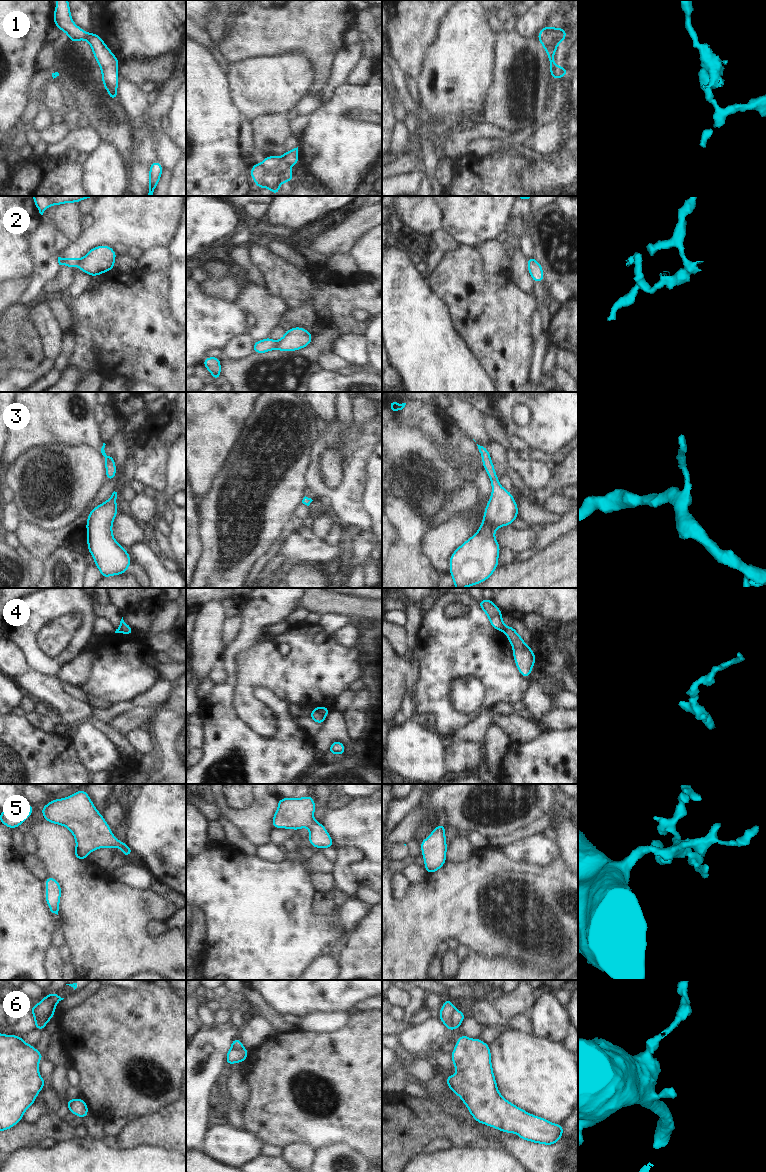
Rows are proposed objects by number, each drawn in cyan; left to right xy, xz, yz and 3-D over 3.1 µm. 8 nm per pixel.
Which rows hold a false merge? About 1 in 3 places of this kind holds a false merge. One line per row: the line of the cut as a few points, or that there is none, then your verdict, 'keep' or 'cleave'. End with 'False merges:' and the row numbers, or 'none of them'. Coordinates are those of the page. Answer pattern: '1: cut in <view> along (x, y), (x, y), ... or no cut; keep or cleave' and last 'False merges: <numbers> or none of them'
1: no cut; keep
2: cut in xz along (276, 342), (274, 348); cleave
3: no cut; keep
4: cut in xz along (314, 709), (324, 717); cleave
5: no cut; keep
6: cut in xy along (53, 1010), (42, 1016), (35, 1028); cleave
False merges: 2, 4, 6

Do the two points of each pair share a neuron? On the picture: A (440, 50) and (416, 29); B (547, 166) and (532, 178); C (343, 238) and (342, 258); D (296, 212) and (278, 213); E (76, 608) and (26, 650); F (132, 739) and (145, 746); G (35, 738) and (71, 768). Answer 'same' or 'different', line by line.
A: different
B: same
C: different
D: same
E: same
F: same
G: same

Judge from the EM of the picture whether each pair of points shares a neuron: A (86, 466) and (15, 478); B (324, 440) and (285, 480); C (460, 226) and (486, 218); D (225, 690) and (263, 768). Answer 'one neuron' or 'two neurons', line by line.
A: one neuron
B: two neurons
C: one neuron
D: one neuron

